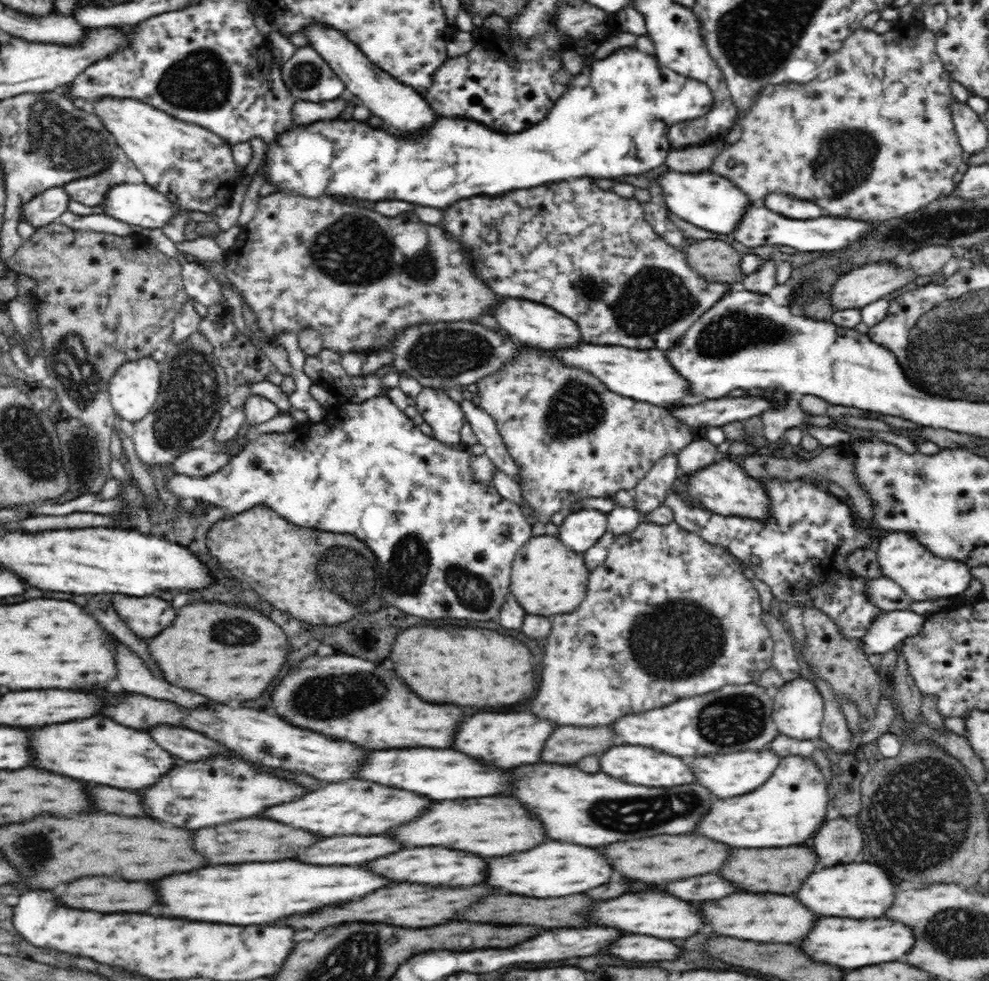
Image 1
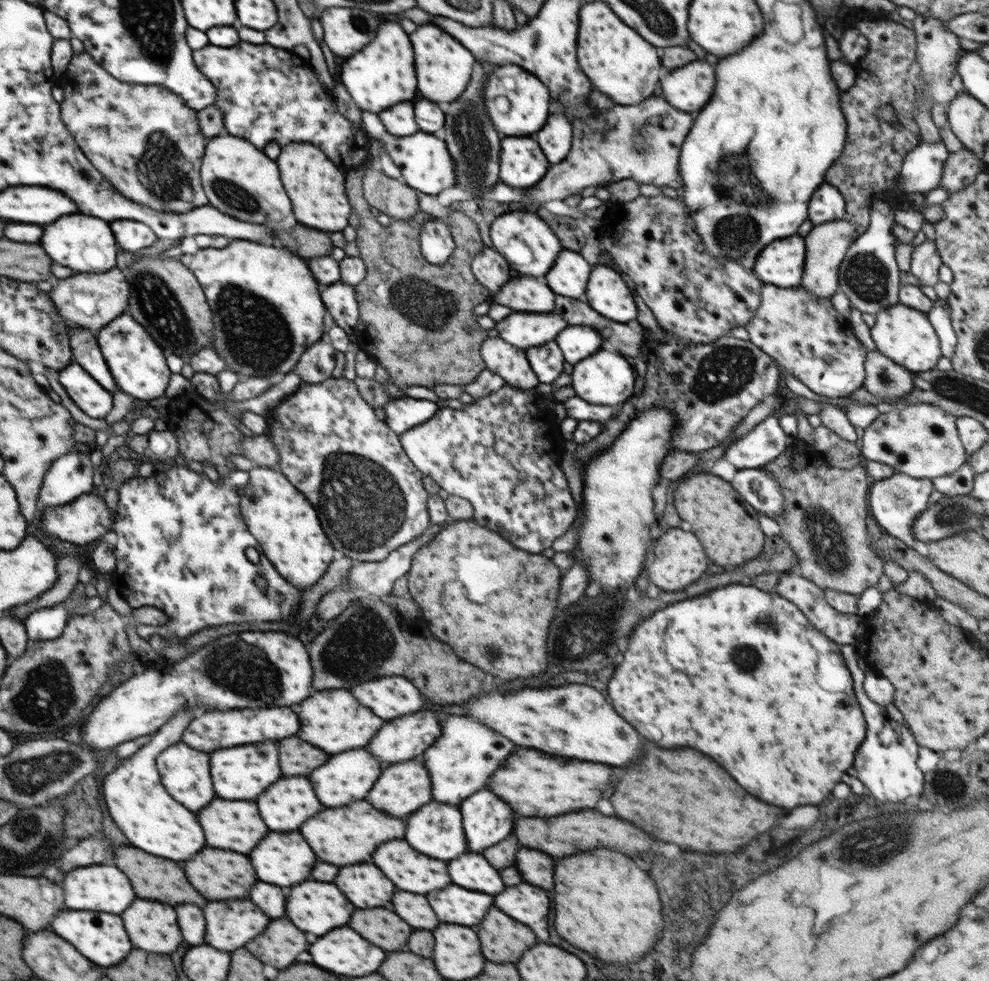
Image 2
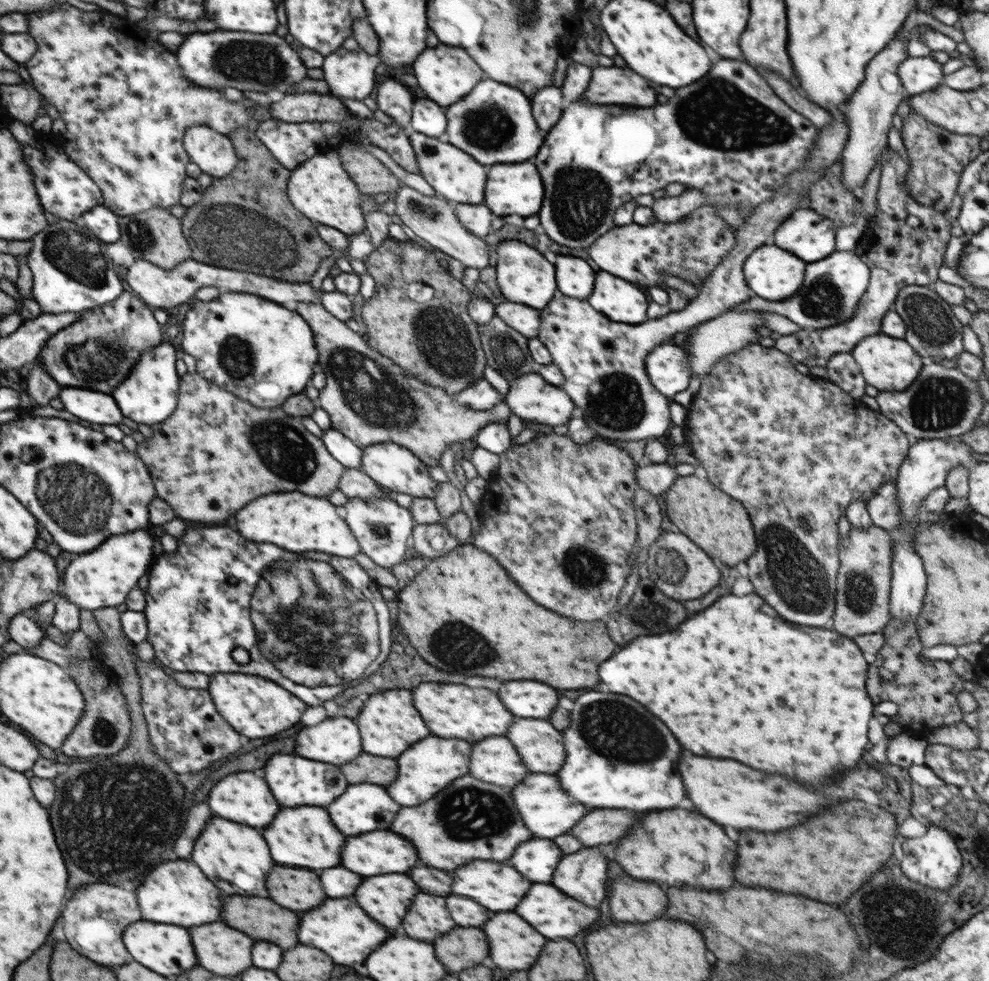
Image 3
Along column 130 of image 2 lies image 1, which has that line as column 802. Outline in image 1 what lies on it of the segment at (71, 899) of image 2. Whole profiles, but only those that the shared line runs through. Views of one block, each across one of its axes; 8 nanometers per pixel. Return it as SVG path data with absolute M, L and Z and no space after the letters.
M842 864L810 874L796 896L814 914L842 918L878 918L878 914L882 914L882 906L890 902L890 894L894 894L894 884L884 870L878 870L878 866Z

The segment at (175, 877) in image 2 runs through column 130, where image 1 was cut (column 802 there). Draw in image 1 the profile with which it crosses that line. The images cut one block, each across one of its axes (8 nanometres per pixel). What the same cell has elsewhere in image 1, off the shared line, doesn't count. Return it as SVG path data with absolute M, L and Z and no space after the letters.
M788 846L788 848L764 848L764 850L734 850L732 860L720 870L720 874L736 884L738 888L744 888L746 892L774 892L774 894L790 894L798 882L802 882L802 874L810 874L810 870L816 870L818 858L810 848L804 846Z

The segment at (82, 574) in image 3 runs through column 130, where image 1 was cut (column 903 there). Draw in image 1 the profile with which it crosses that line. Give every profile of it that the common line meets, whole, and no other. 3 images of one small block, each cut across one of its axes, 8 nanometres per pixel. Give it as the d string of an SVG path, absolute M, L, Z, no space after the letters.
M888 532L888 536L878 544L876 554L878 554L878 562L884 576L898 582L912 600L950 599L968 590L972 580L969 566L962 566L960 561L942 560L931 553L928 554L923 546L908 533Z

